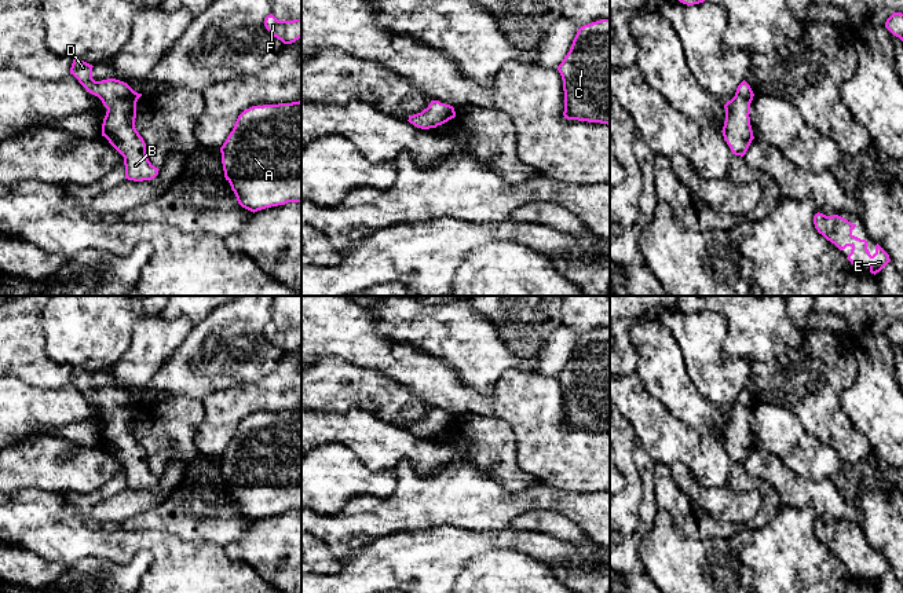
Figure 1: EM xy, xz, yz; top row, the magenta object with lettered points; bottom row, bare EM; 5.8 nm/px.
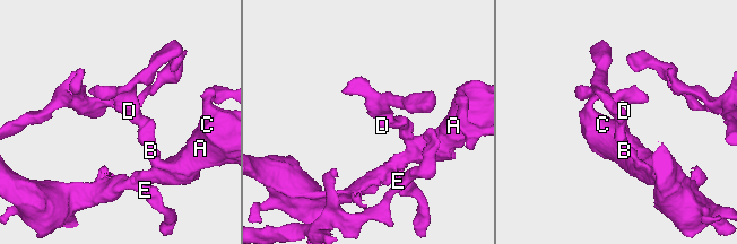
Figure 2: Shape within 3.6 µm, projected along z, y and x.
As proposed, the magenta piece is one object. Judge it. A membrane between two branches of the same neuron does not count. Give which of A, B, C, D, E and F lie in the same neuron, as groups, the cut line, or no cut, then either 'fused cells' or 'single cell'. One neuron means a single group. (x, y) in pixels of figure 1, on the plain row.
groups A B C D E F; cut none; single cell

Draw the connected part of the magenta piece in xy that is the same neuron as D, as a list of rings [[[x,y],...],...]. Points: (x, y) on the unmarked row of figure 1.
[[[73,367],[70,382],[107,417],[102,444],[124,465],[125,487],[134,490],[154,487],[160,477],[149,469],[146,451],[135,436],[136,410],[142,402],[116,387],[95,389],[92,376],[84,369]]]

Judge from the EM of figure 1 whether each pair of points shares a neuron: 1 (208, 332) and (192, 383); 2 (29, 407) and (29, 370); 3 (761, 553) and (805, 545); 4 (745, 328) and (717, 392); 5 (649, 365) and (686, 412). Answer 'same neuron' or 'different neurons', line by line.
1: same neuron
2: different neurons
3: same neuron
4: different neurons
5: same neuron

